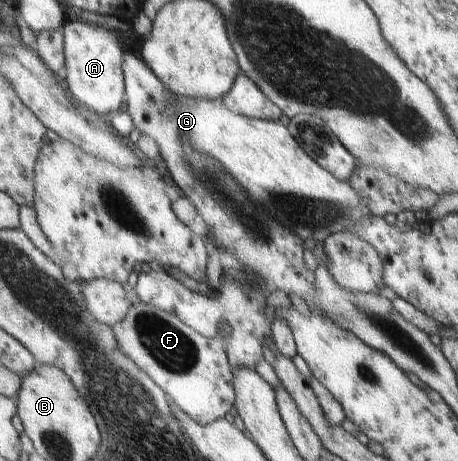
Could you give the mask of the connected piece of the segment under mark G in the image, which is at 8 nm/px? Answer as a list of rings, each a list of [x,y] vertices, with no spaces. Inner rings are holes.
[[[126,51],[125,82],[125,108],[132,116],[135,128],[156,141],[158,156],[163,159],[173,181],[198,208],[212,247],[219,252],[229,253],[267,288],[282,290],[286,295],[294,293],[305,301],[311,313],[324,314],[325,311],[313,296],[317,279],[315,271],[306,269],[304,240],[312,238],[324,242],[332,234],[348,232],[354,223],[376,215],[371,207],[363,202],[352,183],[339,180],[310,157],[292,135],[288,125],[280,123],[279,120],[257,120],[240,115],[221,100],[178,96],[158,79],[143,58],[138,59],[136,55]],[[196,150],[204,153],[208,161],[212,161],[206,163],[206,175],[198,175],[202,171],[196,169],[194,161],[187,161]]]

